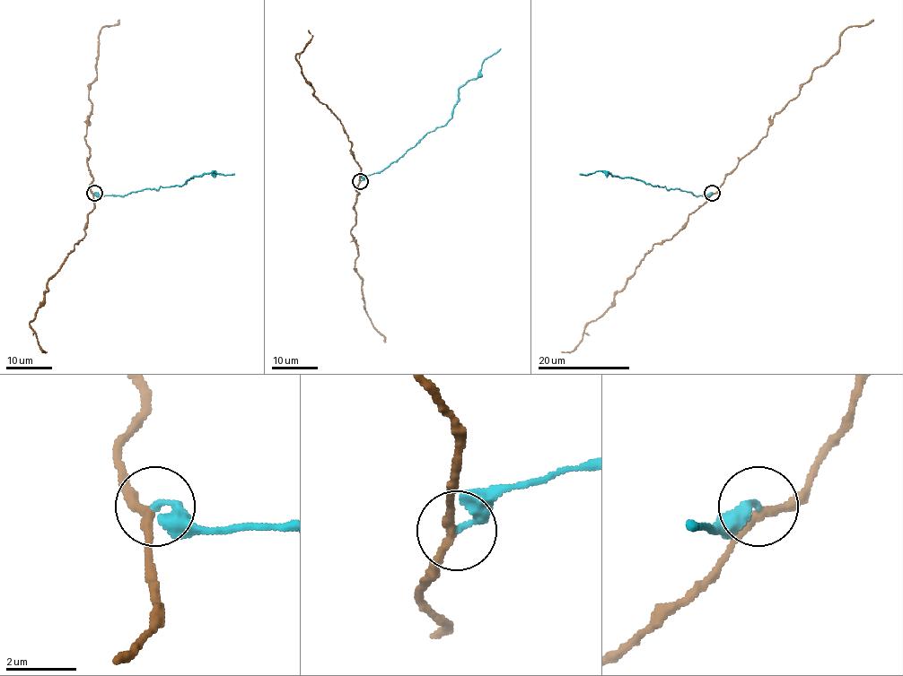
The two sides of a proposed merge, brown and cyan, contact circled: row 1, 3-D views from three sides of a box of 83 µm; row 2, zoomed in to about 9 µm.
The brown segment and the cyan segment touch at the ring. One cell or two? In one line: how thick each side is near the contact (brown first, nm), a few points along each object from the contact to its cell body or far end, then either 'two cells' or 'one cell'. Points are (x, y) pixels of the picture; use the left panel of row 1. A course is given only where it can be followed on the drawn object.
calibres 240 and 220 nm; course brown (94, 193), (90, 189), (90, 148), (84, 136), (91, 102), (89, 86), (97, 77), (98, 33), (119, 20); course cyan (94, 193), (122, 196), (147, 188), (179, 186), (195, 176), (211, 172), (234, 173); two cells

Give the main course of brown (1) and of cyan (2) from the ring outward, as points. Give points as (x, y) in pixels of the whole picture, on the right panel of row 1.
1: (713, 193), (767, 134), (775, 114), (837, 52), (841, 33), (873, 20)
2: (713, 193), (697, 196), (678, 188), (668, 189), (608, 172), (579, 173)

